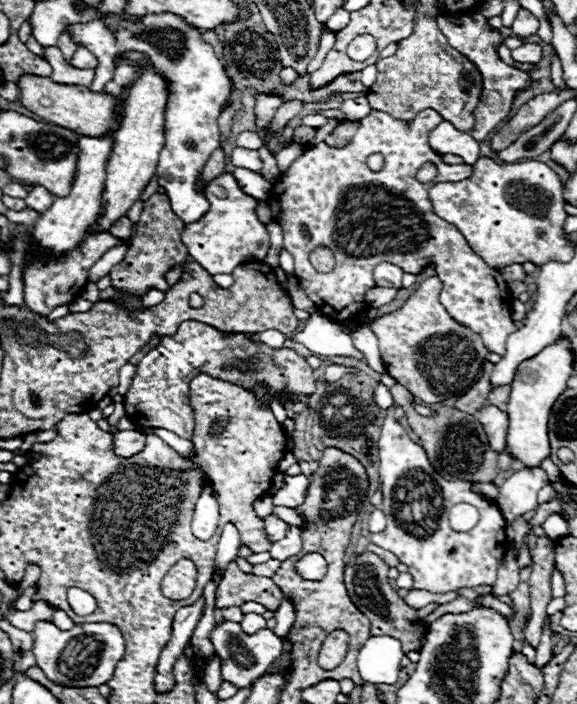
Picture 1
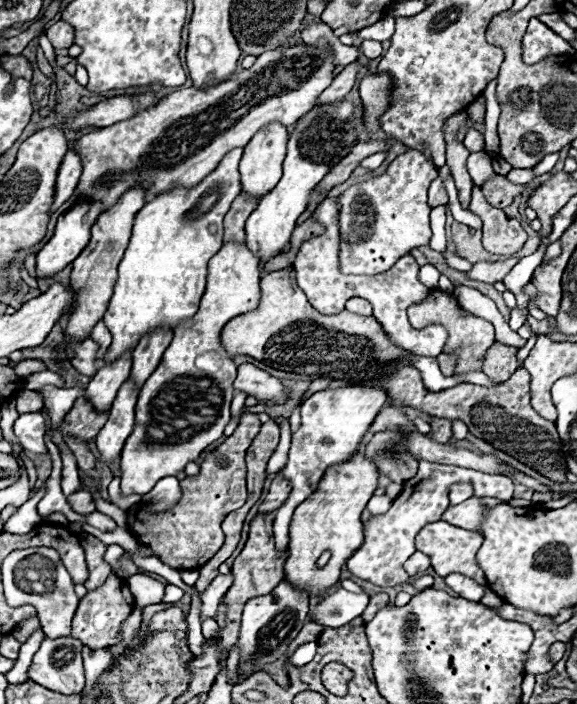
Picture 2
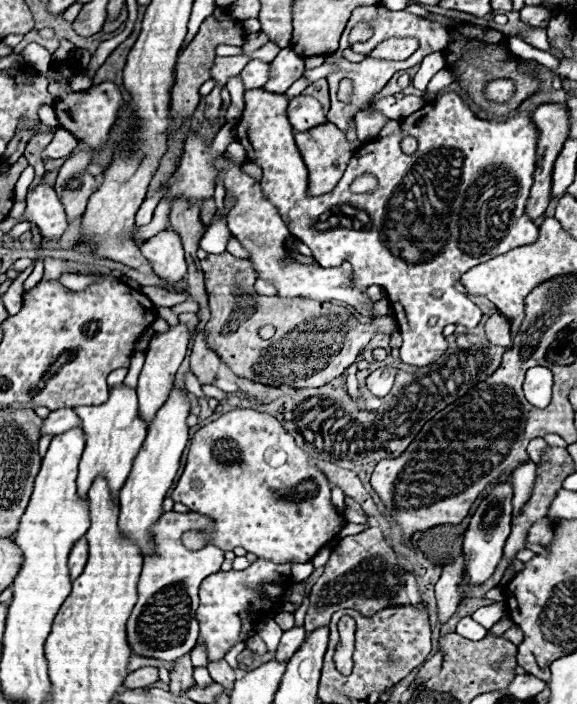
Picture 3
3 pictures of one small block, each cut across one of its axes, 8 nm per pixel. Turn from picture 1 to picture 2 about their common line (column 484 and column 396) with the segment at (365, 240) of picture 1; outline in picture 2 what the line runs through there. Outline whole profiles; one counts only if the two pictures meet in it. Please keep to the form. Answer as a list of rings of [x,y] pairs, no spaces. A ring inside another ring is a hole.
[[[326,198],[316,212],[312,214],[312,218],[316,218],[320,224],[324,224],[324,234],[320,236],[312,236],[308,240],[304,240],[300,244],[300,250],[294,258],[294,272],[296,272],[296,282],[298,286],[306,292],[310,304],[320,312],[320,314],[338,314],[344,310],[344,302],[360,296],[366,298],[372,308],[374,308],[374,318],[378,320],[378,324],[382,326],[382,330],[386,332],[386,336],[402,350],[414,354],[414,356],[440,356],[446,342],[448,342],[448,332],[444,330],[444,326],[432,324],[424,329],[417,330],[410,326],[408,322],[408,314],[406,310],[412,304],[418,304],[422,300],[426,300],[426,294],[430,294],[430,288],[426,288],[420,280],[418,280],[418,270],[420,266],[416,264],[416,260],[411,254],[402,256],[388,272],[384,274],[376,274],[376,276],[344,276],[338,268],[338,202],[336,198]]]

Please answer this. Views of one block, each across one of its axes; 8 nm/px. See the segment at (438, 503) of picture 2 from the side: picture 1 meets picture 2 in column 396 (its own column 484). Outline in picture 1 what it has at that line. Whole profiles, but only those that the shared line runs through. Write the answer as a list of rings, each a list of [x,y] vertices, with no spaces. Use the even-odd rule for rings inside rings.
[[[388,412],[382,424],[378,452],[382,510],[388,518],[388,526],[382,532],[382,538],[372,538],[372,542],[390,550],[408,566],[408,572],[416,580],[416,590],[446,594],[466,586],[492,586],[498,564],[508,550],[506,520],[496,502],[474,492],[472,482],[444,480],[430,464],[426,450],[410,440],[408,432],[394,420],[392,412]],[[460,502],[468,502],[480,512],[480,520],[470,532],[456,532],[448,522],[450,508]]]

